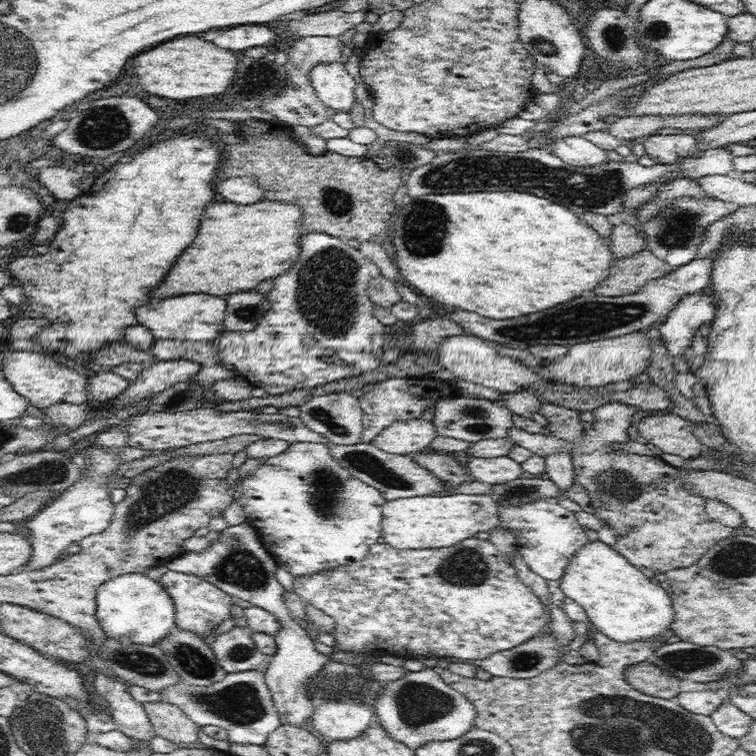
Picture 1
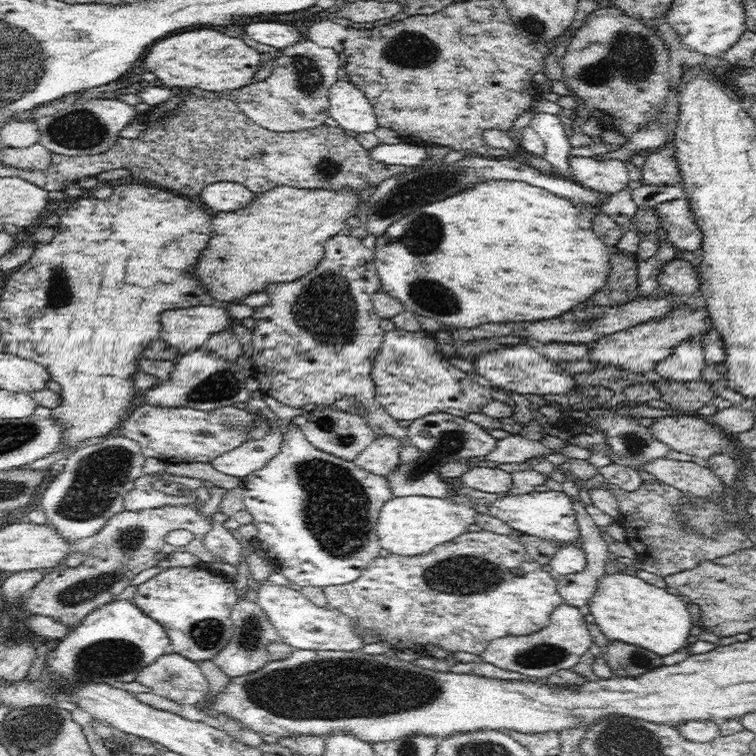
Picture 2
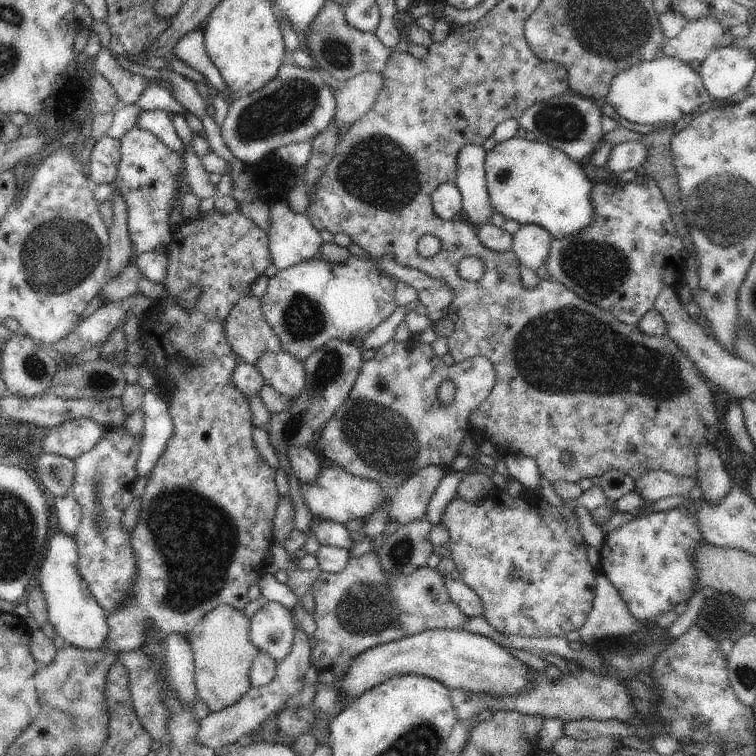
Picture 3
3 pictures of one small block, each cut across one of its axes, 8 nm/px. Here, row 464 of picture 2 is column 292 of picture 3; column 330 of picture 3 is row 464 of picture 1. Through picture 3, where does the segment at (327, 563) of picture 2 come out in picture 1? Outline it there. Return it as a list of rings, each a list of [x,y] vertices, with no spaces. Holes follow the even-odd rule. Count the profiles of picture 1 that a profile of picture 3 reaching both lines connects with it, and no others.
[[[292,443],[288,450],[271,456],[264,460],[264,464],[259,466],[250,476],[239,481],[239,489],[237,495],[237,502],[242,506],[244,513],[246,513],[246,521],[250,526],[256,528],[260,535],[260,540],[264,547],[270,551],[270,555],[276,559],[277,564],[290,572],[292,576],[299,577],[300,575],[315,575],[319,572],[333,569],[336,567],[346,566],[359,560],[362,560],[368,552],[368,549],[373,544],[378,542],[378,538],[382,536],[382,512],[383,505],[387,502],[382,493],[373,486],[362,482],[359,478],[356,478],[348,468],[344,468],[335,458],[332,456],[331,446],[321,443]]]

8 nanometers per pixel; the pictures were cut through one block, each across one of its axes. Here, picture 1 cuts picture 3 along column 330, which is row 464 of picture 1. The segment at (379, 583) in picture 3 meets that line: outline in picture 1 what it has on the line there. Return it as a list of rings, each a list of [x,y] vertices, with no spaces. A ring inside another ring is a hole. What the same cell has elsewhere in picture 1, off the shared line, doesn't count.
[[[611,401],[593,411],[592,428],[585,430],[580,441],[572,443],[574,482],[579,482],[588,491],[591,507],[596,511],[595,516],[612,528],[616,537],[616,551],[636,568],[644,566],[656,574],[665,573],[692,566],[710,547],[732,536],[736,530],[710,519],[705,512],[705,499],[692,492],[681,480],[679,469],[666,463],[660,455],[648,457],[625,454],[612,448],[613,444],[626,443],[629,440],[628,428],[638,411],[636,407]]]

